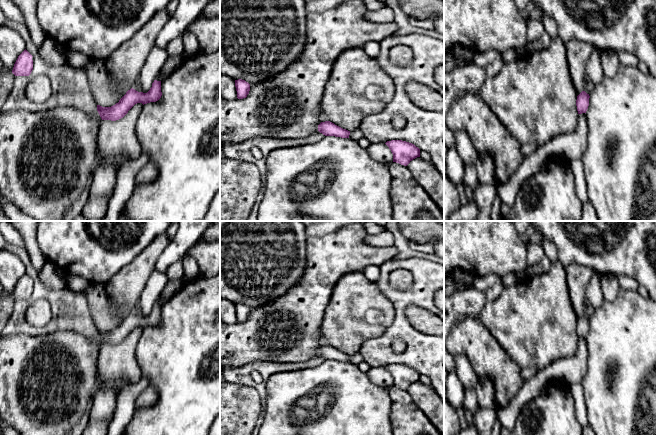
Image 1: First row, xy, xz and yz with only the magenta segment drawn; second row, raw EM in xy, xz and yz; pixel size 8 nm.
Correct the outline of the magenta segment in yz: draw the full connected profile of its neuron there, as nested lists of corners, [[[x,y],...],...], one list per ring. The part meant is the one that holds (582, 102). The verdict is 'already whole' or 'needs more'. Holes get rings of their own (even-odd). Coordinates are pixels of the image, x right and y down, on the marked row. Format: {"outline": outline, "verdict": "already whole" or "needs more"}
{"outline": [[[582,91],[578,96],[576,100],[576,106],[578,114],[586,113],[588,106],[589,106],[589,94],[587,94],[585,91]]], "verdict": "already whole"}

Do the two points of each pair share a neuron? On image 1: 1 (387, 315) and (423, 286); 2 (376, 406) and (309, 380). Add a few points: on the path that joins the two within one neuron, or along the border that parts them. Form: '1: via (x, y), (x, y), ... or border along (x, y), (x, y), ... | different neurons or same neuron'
1: border along (380, 290), (394, 308), (394, 320), (385, 331) | different neurons
2: via (359, 398), (340, 379), (326, 379) | same neuron

